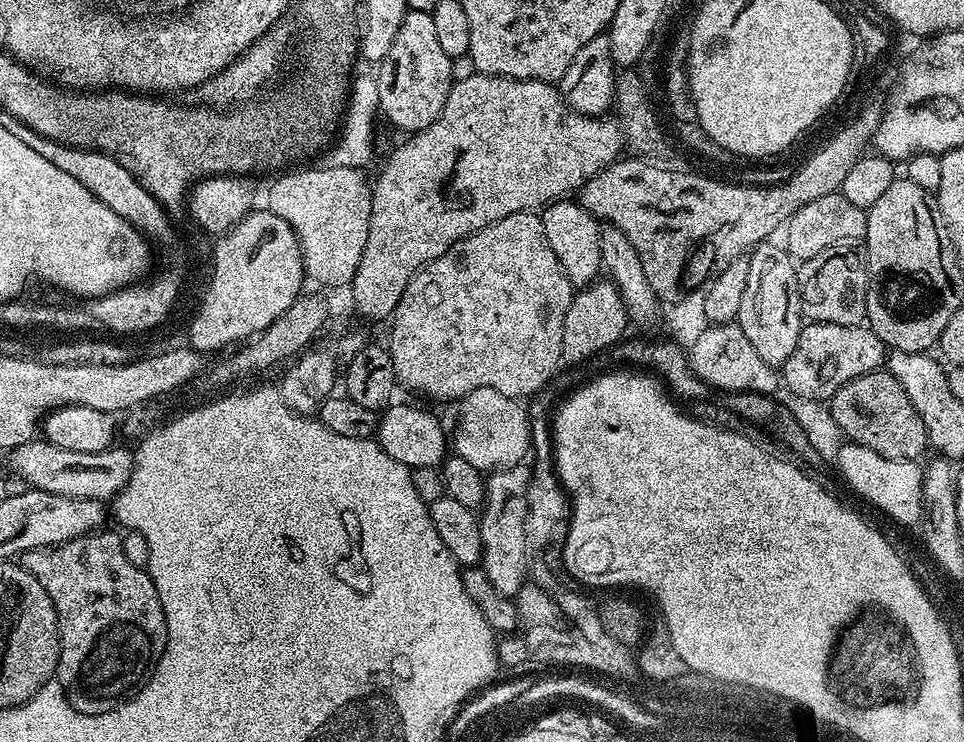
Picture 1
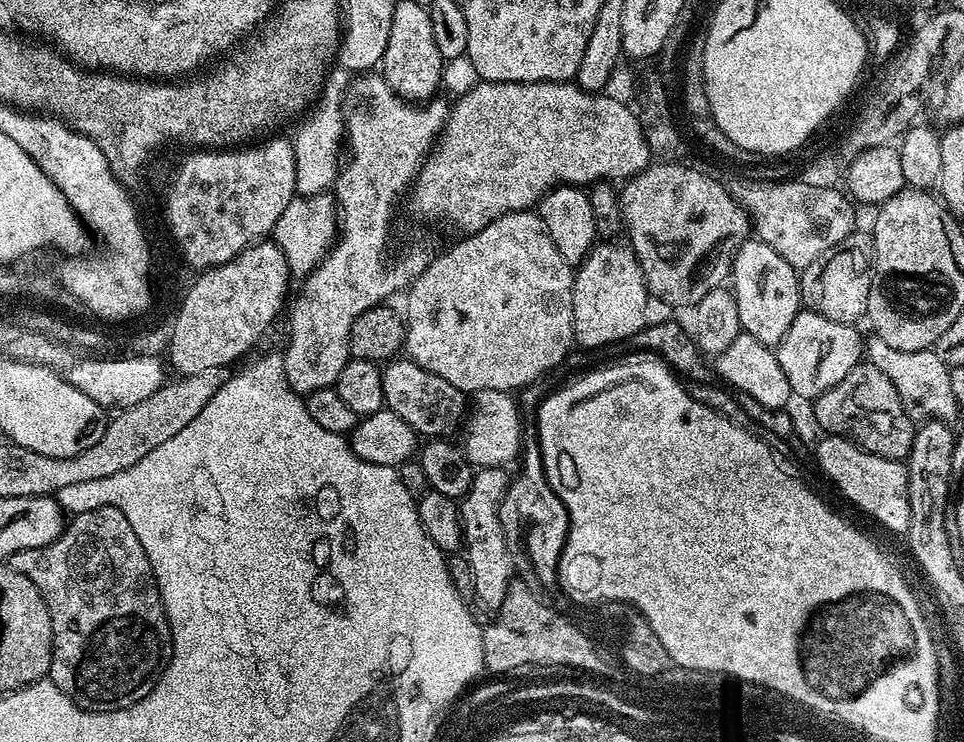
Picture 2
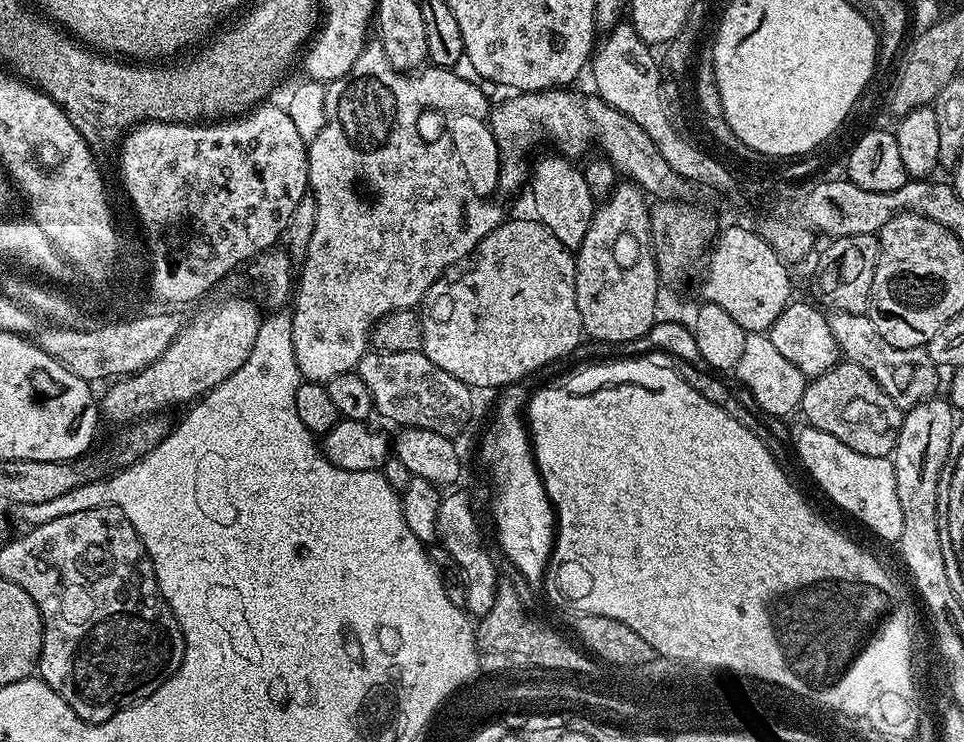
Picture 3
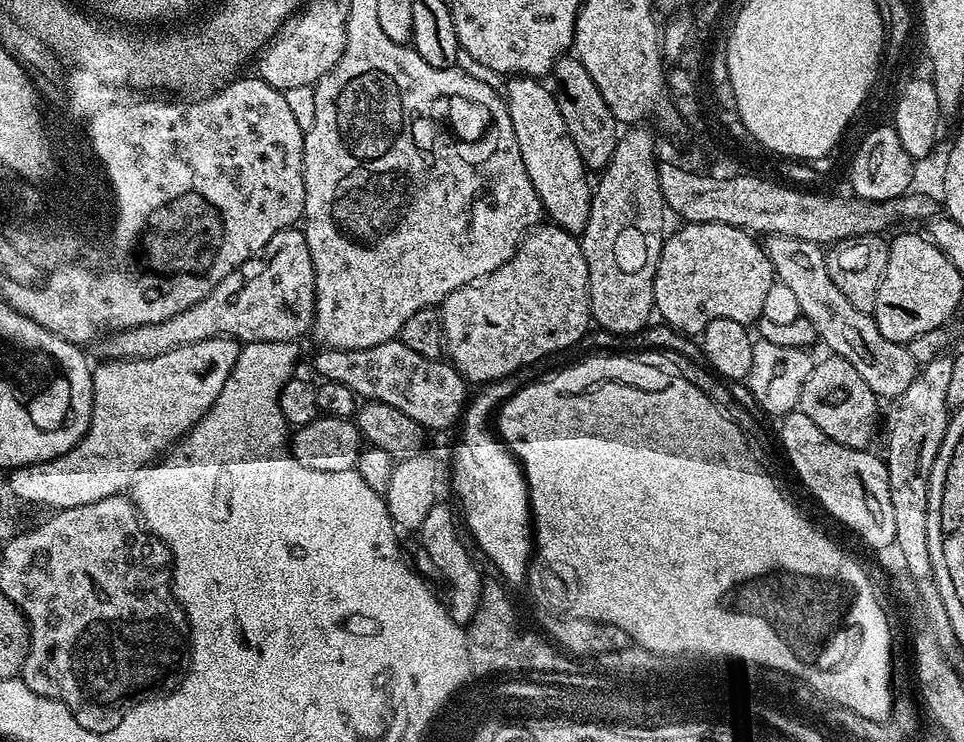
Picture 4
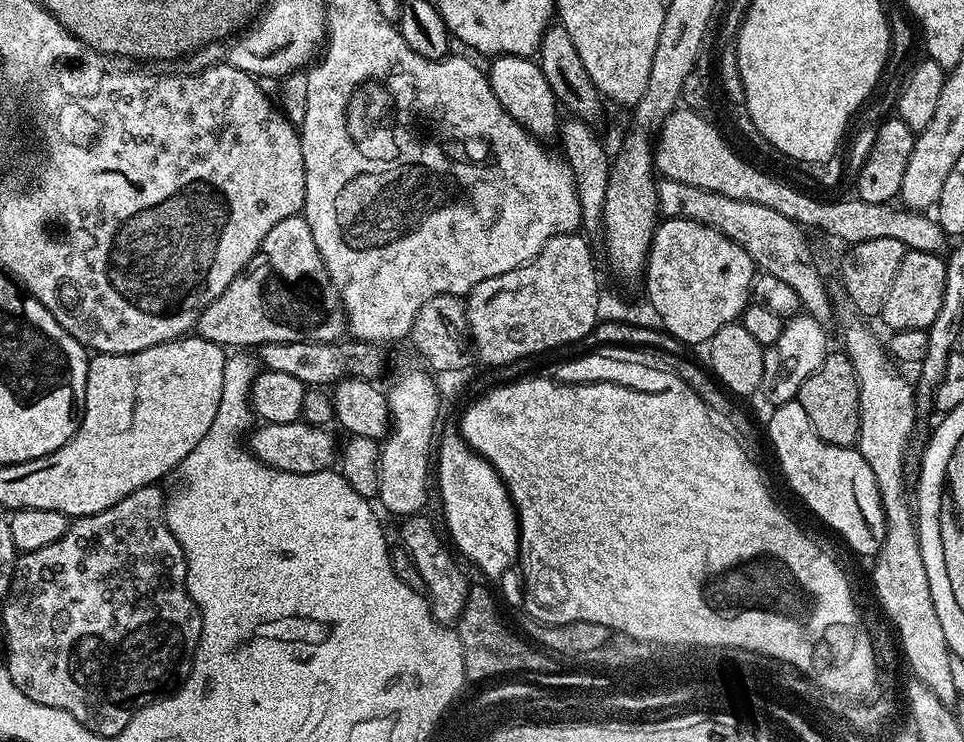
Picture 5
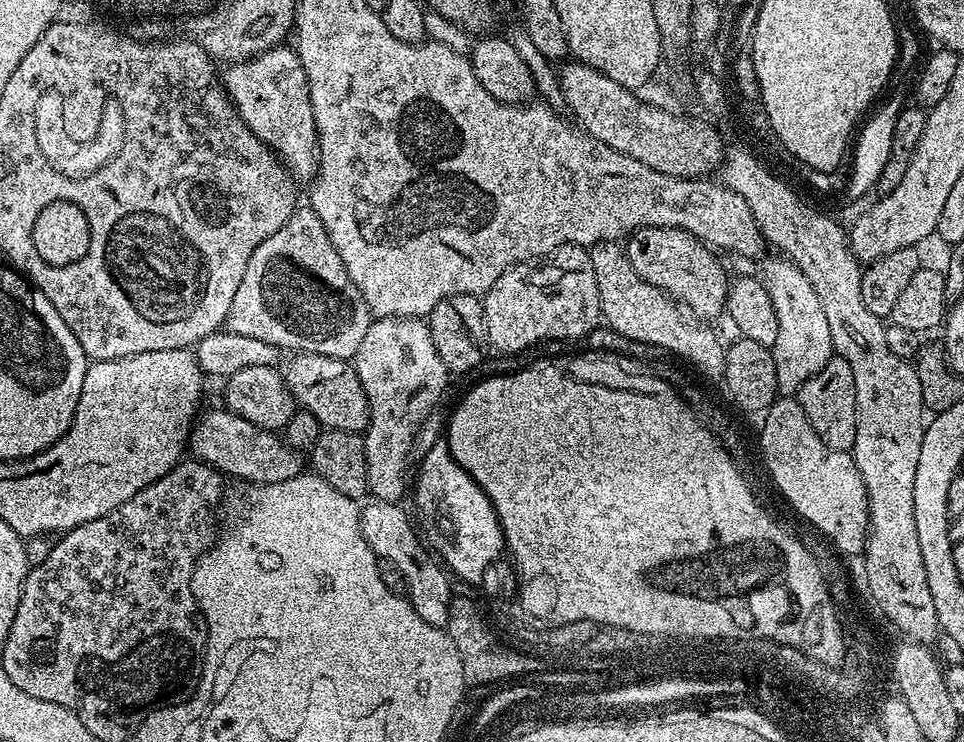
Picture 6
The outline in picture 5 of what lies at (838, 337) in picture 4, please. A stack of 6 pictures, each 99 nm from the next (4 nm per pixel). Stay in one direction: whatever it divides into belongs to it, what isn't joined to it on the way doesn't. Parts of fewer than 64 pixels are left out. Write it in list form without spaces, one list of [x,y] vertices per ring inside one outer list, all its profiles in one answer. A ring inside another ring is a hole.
[[[661,179],[658,184],[660,212],[665,217],[681,216],[699,224],[718,229],[726,238],[738,242],[746,254],[755,262],[761,273],[769,272],[776,280],[788,284],[788,288],[800,299],[805,313],[821,322],[832,316],[832,300],[824,285],[824,276],[812,257],[812,248],[804,238],[805,229],[790,218],[783,217],[768,206],[752,201],[735,200],[720,193],[699,189],[684,182]]]

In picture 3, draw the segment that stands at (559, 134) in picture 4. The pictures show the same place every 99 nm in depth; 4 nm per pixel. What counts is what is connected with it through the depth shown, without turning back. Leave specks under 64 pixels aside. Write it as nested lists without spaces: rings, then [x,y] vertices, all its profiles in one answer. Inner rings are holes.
[[[555,155],[531,165],[530,188],[532,184],[532,204],[536,207],[534,216],[546,226],[546,230],[550,230],[550,234],[554,234],[554,238],[558,238],[558,242],[562,242],[564,248],[575,250],[582,246],[582,238],[586,238],[586,230],[590,230],[594,201],[583,171],[568,161],[571,159]]]

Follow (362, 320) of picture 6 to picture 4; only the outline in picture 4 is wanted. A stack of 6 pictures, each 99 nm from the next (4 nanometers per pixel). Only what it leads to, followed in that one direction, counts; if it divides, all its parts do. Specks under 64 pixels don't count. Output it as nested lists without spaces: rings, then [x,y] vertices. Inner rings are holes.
[[[299,227],[283,228],[256,256],[251,256],[245,264],[238,266],[202,302],[194,302],[182,314],[174,314],[174,318],[166,318],[166,322],[154,322],[146,326],[124,328],[120,332],[111,333],[101,339],[101,357],[109,360],[141,360],[152,358],[158,354],[166,354],[166,350],[174,350],[178,346],[186,346],[194,342],[209,340],[215,336],[230,336],[240,342],[282,342],[299,341],[299,336],[308,336],[312,330],[312,321],[316,319],[316,283],[314,282],[314,264],[310,258],[310,246],[306,246],[306,238]]]

